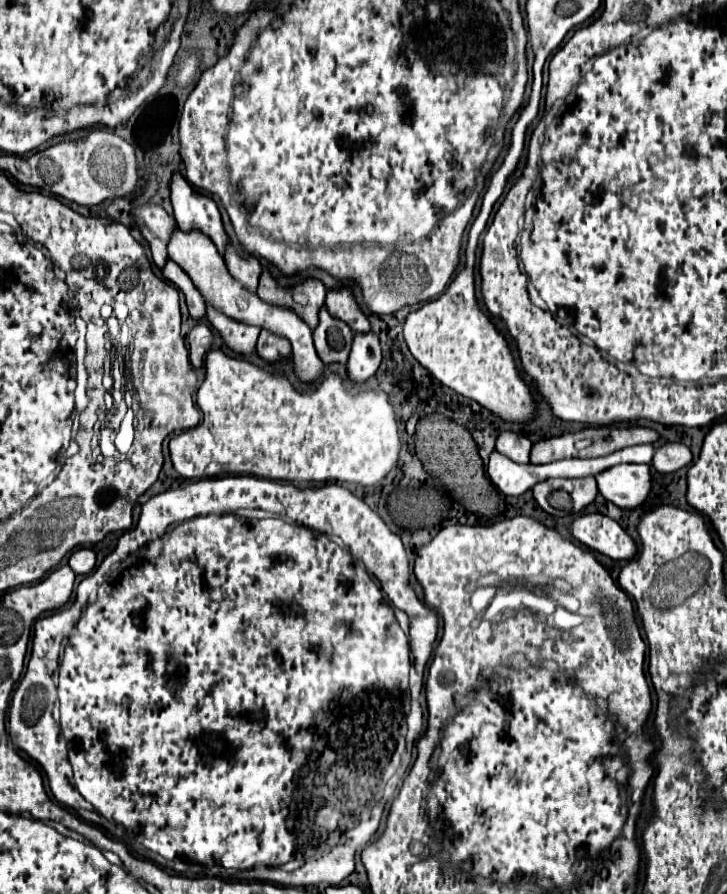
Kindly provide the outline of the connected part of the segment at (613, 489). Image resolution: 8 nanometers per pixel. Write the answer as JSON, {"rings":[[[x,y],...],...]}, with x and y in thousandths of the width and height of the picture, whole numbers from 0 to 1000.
{"rings":[[[847,520],[820,531],[823,549],[853,569],[878,569],[894,554],[894,520]]]}

